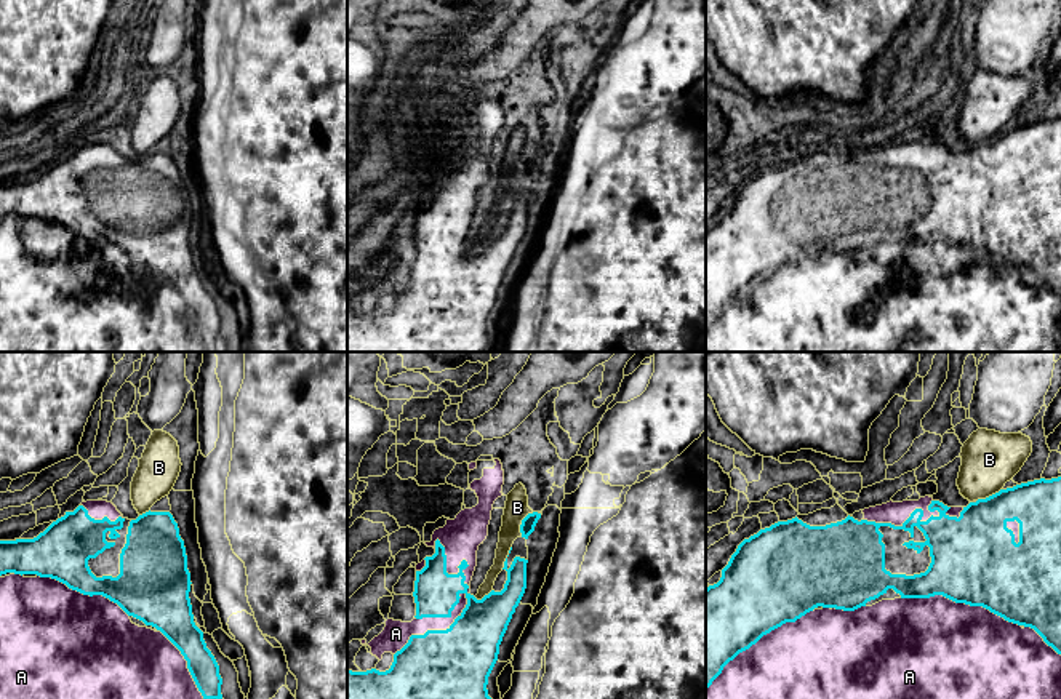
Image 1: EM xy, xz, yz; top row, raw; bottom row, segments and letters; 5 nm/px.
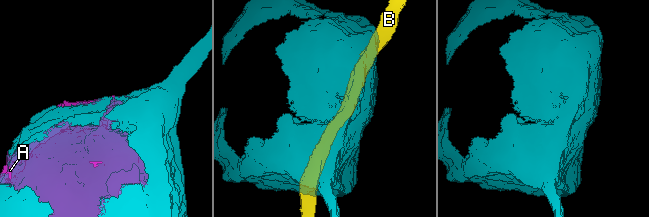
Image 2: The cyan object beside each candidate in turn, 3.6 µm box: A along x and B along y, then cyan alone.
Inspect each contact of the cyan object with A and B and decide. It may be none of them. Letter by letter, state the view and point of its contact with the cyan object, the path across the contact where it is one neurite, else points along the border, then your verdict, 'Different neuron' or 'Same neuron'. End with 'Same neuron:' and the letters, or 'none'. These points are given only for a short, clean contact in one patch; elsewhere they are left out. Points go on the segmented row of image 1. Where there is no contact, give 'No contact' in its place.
A: Touches cyan at xz (468, 603). Same neuron
B: Touches cyan at xz (522, 522). Different neuron
Same neuron: A

